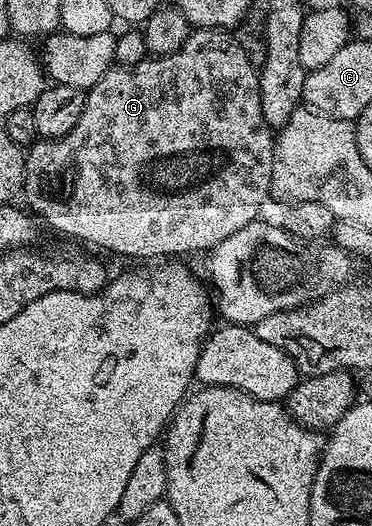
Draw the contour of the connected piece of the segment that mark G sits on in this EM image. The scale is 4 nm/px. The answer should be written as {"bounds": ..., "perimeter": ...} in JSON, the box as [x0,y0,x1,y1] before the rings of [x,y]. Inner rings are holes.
{"bounds":[23,27,274,259],"perimeter":[[[202,27],[193,30],[188,40],[177,52],[159,57],[147,57],[132,66],[113,65],[101,77],[94,86],[88,88],[86,92],[86,105],[82,109],[82,117],[78,117],[78,125],[74,125],[74,129],[70,129],[70,133],[66,133],[61,139],[40,139],[31,144],[27,148],[24,156],[24,189],[23,198],[28,198],[27,206],[41,220],[45,219],[50,226],[56,231],[61,231],[64,235],[69,235],[72,239],[81,239],[84,243],[93,243],[96,247],[101,247],[104,251],[113,251],[116,255],[125,255],[128,259],[160,259],[163,255],[188,255],[191,251],[211,252],[213,247],[217,247],[222,241],[226,241],[226,237],[230,237],[233,233],[238,233],[238,229],[246,229],[246,225],[257,222],[261,218],[260,210],[264,207],[264,202],[269,202],[270,192],[272,190],[272,160],[274,158],[274,131],[269,127],[268,122],[262,117],[262,101],[260,100],[260,76],[258,74],[257,64],[252,64],[252,59],[231,39],[229,32],[224,29],[215,27]]]}

